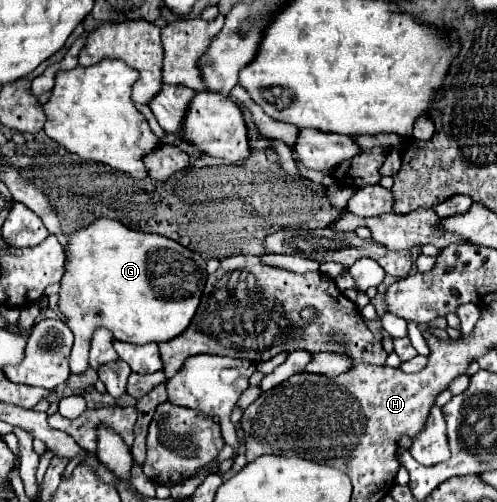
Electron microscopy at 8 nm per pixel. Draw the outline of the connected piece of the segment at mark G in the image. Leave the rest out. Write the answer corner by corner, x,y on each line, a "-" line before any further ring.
98,218
68,236
70,254
60,288
60,312
66,314
74,334
70,372
88,370
88,350
94,324
112,330
116,340
130,344
168,342
180,336
196,308
206,284
206,260
178,242
134,232
116,220

